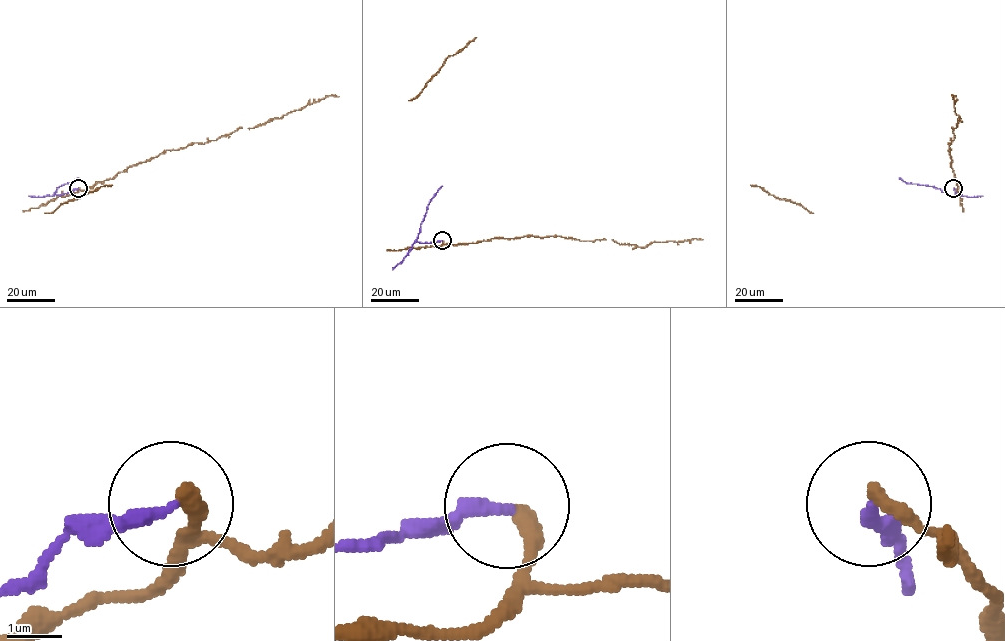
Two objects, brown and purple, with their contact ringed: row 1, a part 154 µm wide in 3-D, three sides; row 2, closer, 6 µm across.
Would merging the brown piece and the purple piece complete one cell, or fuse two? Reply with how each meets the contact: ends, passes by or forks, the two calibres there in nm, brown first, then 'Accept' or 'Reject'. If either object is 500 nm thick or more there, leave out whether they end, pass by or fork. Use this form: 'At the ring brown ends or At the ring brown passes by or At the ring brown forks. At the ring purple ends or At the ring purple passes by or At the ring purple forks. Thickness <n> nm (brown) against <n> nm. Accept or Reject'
At the ring brown ends. At the ring purple ends. Thickness 280 nm (brown) against 240 nm. Reject

